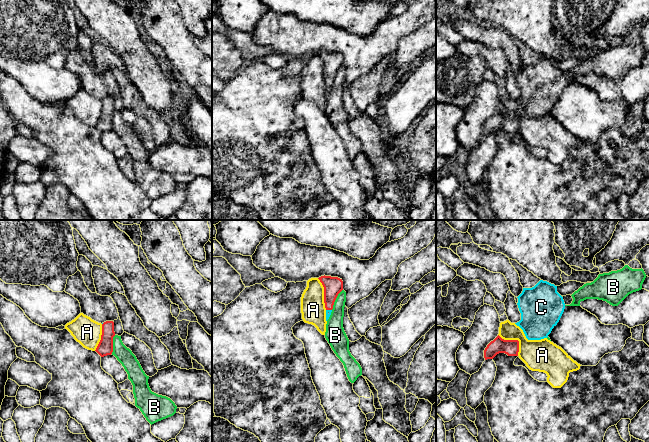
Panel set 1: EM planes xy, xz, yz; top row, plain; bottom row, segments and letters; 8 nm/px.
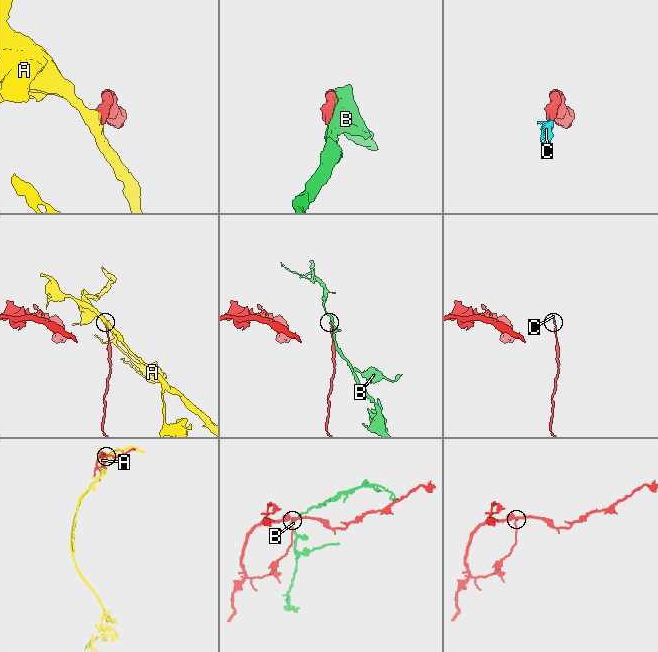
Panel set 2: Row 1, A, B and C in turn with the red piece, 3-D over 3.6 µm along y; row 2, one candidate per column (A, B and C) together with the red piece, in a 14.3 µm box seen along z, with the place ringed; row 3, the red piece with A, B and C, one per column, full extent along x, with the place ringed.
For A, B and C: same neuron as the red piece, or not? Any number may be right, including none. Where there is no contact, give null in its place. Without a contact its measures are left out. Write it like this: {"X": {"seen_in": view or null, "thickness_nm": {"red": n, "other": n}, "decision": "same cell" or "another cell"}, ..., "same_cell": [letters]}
{"A": {"seen_in": "yz", "thickness_nm": {"red": 130, "other": 260}, "decision": "another cell"}, "B": {"seen_in": "xz", "thickness_nm": {"red": 150, "other": 140}, "decision": "another cell"}, "C": {"seen_in": "xz", "thickness_nm": {"red": 150, "other": 50}, "decision": "same cell"}, "same_cell": ["C"]}

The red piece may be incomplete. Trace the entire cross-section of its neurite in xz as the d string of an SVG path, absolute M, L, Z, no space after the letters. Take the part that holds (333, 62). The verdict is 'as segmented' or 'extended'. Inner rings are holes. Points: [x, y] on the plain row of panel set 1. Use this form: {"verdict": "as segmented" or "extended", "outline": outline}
{"verdict": "extended", "outline": "M321 52L318 54L324 63L324 79L326 84L326 97L329 95L334 78L343 66L343 57L338 53Z"}

